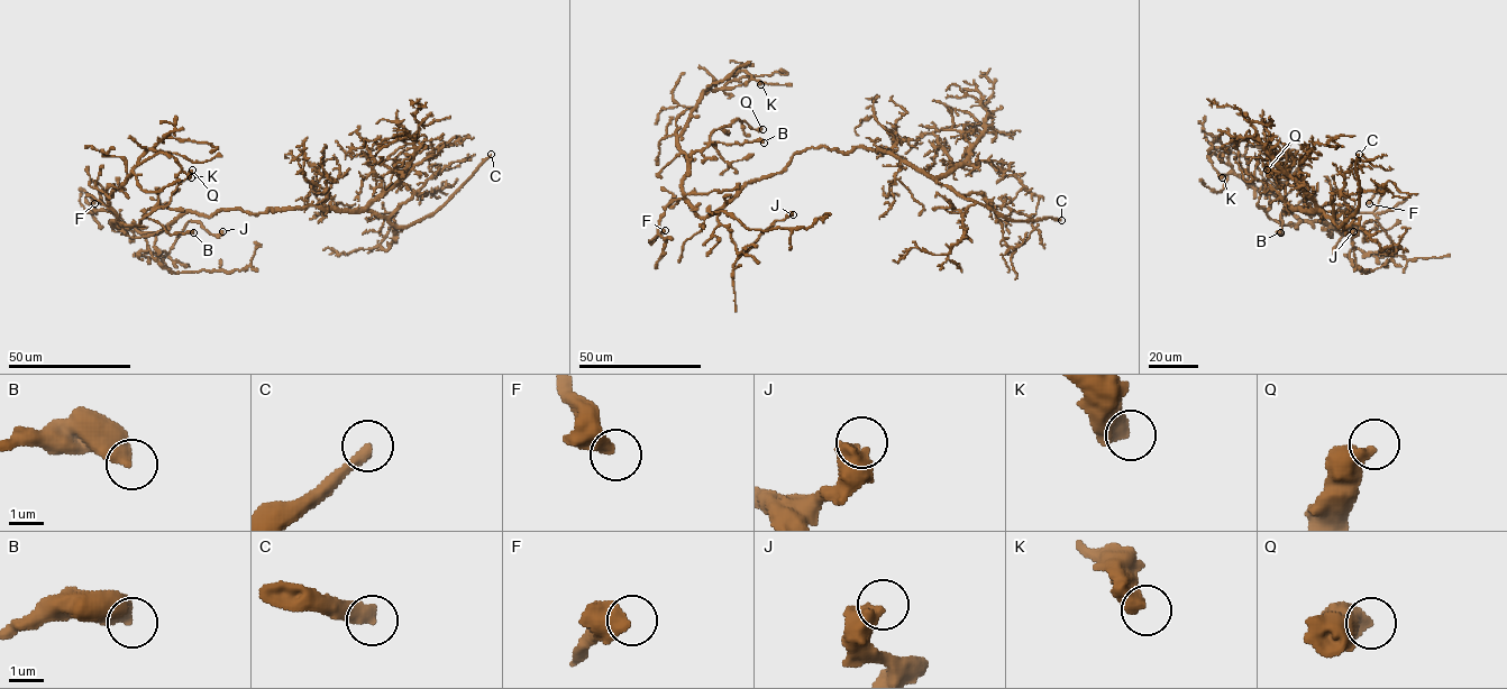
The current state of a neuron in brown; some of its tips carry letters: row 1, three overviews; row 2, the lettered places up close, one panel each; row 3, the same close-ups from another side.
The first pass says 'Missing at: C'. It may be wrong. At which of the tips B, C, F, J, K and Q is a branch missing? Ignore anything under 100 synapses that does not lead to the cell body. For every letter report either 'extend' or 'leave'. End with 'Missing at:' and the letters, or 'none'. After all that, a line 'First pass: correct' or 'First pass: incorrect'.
B: leave
C: extend
F: leave
J: leave
K: leave
Q: leave
Missing at: C
First pass: correct

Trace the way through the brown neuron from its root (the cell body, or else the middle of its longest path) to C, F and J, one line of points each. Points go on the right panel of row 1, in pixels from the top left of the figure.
C: (1309, 216), (1287, 208), (1284, 213), (1291, 211), (1285, 208), (1318, 209), (1337, 226), (1355, 212), (1359, 154)
F: (1309, 216), (1352, 232), (1336, 213), (1371, 212), (1380, 191), (1369, 203)
J: (1309, 216), (1318, 212), (1348, 232), (1364, 254), (1396, 254), (1377, 221), (1367, 221), (1358, 235), (1353, 231)

